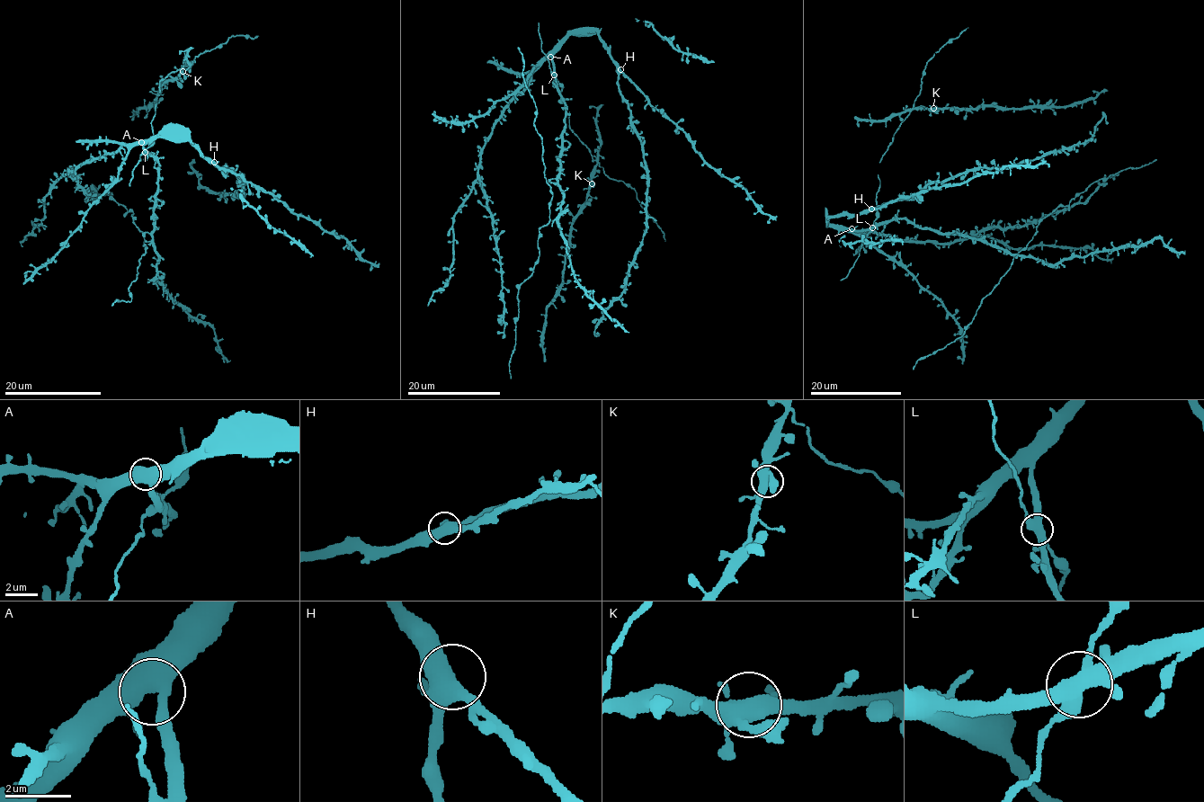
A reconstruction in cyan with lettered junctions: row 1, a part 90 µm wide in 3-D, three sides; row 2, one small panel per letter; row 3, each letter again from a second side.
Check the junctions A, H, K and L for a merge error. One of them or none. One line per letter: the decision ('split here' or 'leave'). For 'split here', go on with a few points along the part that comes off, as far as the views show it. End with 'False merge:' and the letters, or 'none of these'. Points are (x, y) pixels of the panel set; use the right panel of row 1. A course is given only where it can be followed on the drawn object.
A: leave
H: leave
K: leave
L: leave
False merge: none of these

